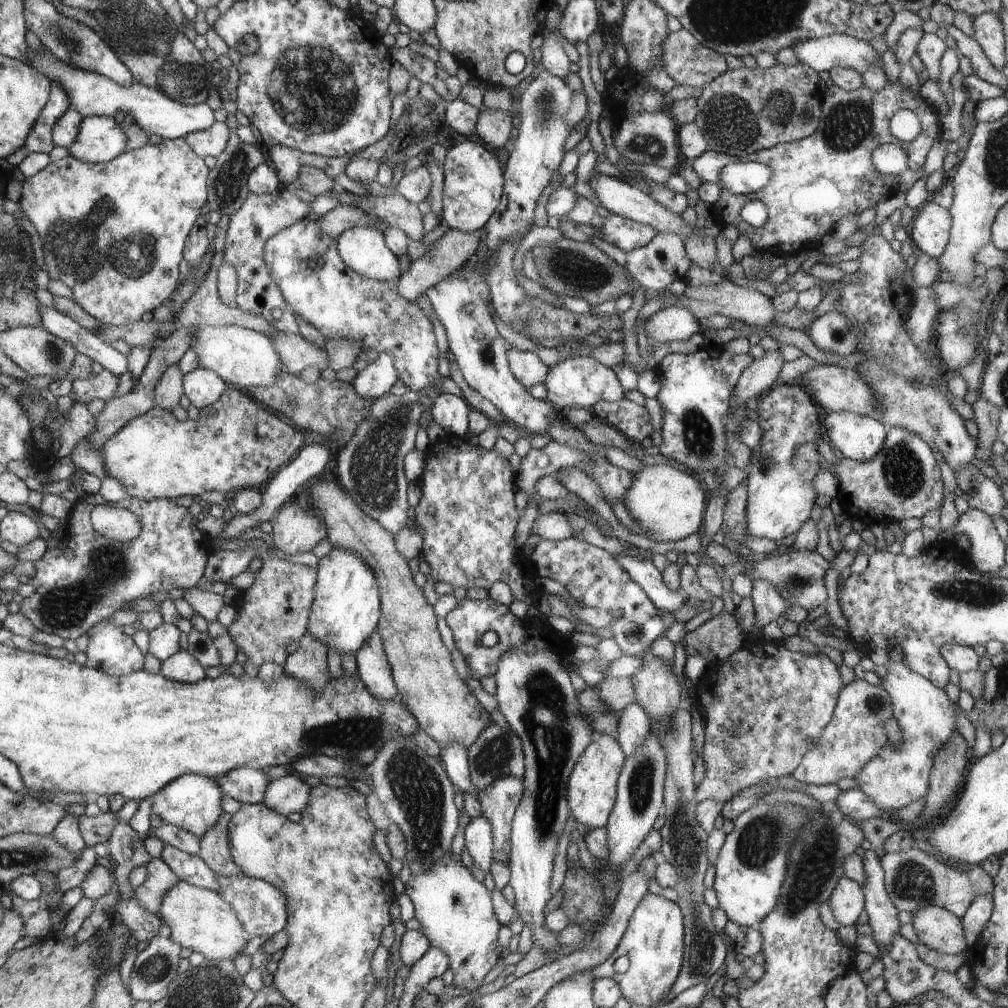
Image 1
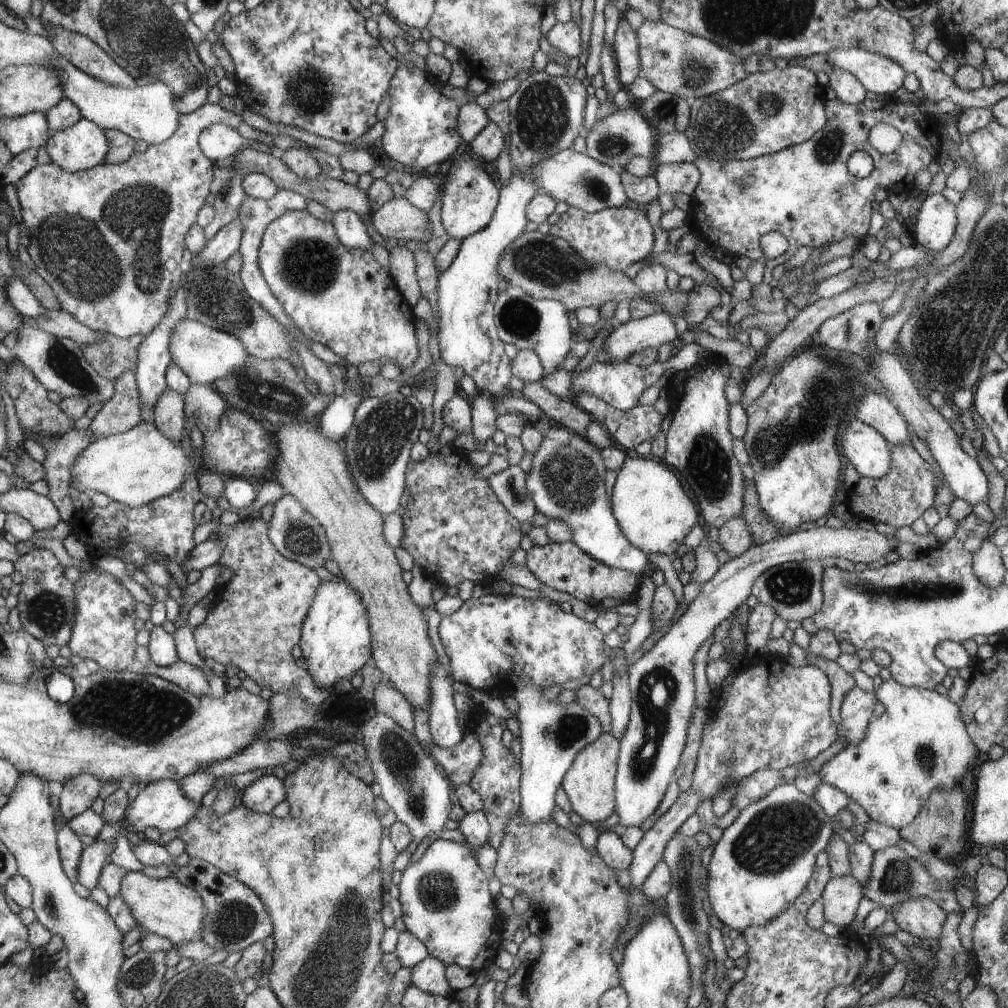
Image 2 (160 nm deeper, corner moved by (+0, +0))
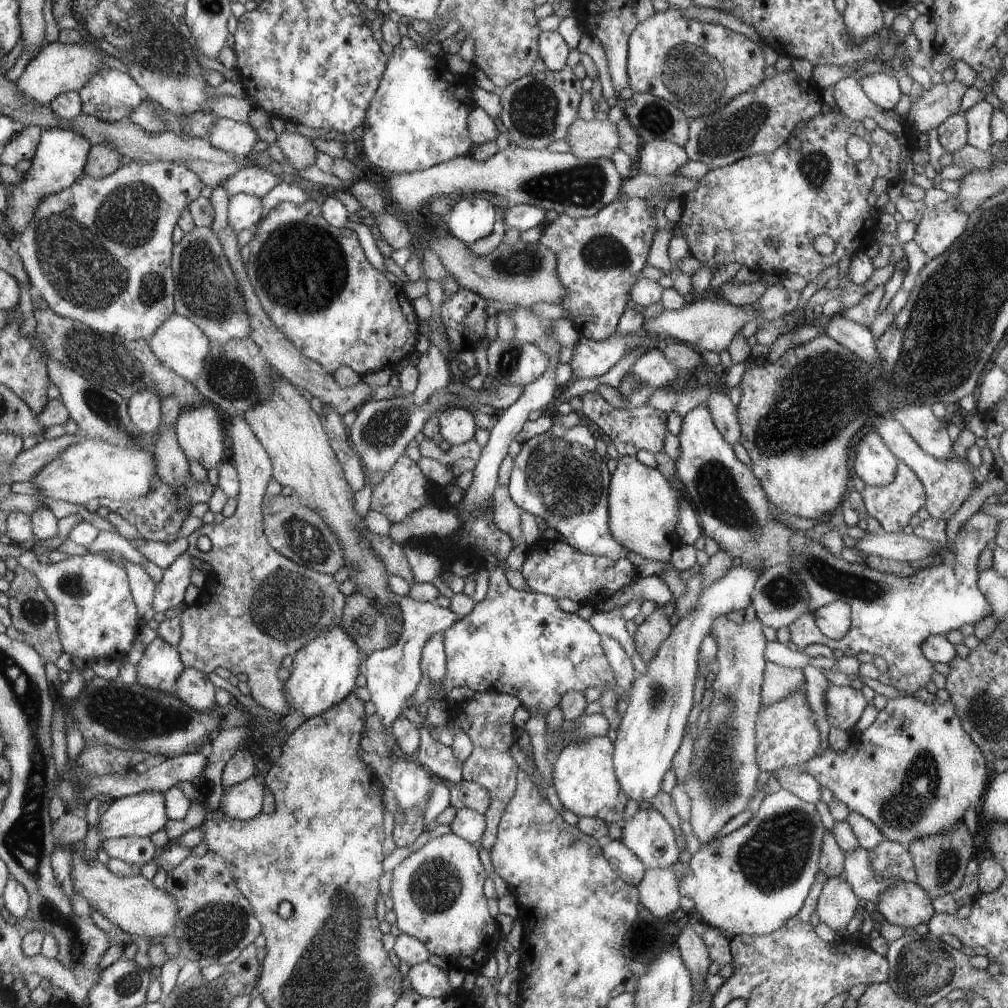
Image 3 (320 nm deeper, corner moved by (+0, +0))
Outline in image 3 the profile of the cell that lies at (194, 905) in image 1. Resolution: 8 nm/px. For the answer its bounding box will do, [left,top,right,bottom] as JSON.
[71,853,179,936]

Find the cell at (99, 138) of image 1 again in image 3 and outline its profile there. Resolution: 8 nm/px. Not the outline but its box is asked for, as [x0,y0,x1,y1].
[1,127,92,244]

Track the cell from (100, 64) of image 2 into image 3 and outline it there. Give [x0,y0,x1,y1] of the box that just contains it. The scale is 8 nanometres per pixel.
[79,65,148,123]

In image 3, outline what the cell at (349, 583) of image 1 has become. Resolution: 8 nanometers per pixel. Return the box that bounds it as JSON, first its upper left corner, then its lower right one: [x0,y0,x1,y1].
[286,624,363,720]

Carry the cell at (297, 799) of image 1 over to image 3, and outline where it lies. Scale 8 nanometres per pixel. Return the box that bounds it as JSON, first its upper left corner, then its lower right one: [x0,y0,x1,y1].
[220,776,264,821]

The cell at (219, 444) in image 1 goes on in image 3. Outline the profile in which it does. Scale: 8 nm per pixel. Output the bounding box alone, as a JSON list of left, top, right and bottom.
[30,437,158,507]

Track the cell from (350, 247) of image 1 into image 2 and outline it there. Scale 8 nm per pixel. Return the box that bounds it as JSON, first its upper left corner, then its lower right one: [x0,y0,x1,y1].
[331,210,375,251]

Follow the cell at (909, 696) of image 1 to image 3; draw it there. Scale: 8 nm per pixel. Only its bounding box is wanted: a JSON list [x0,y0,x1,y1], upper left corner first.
[804,696,992,848]

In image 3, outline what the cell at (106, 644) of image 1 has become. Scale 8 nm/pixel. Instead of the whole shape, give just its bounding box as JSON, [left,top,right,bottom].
[17,550,140,664]

